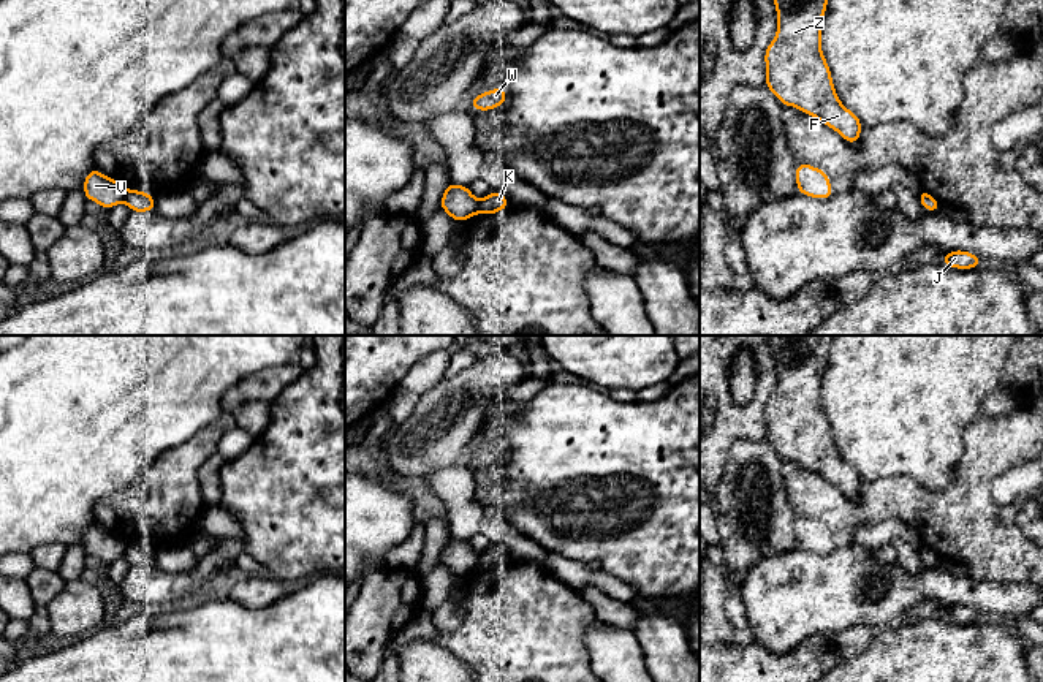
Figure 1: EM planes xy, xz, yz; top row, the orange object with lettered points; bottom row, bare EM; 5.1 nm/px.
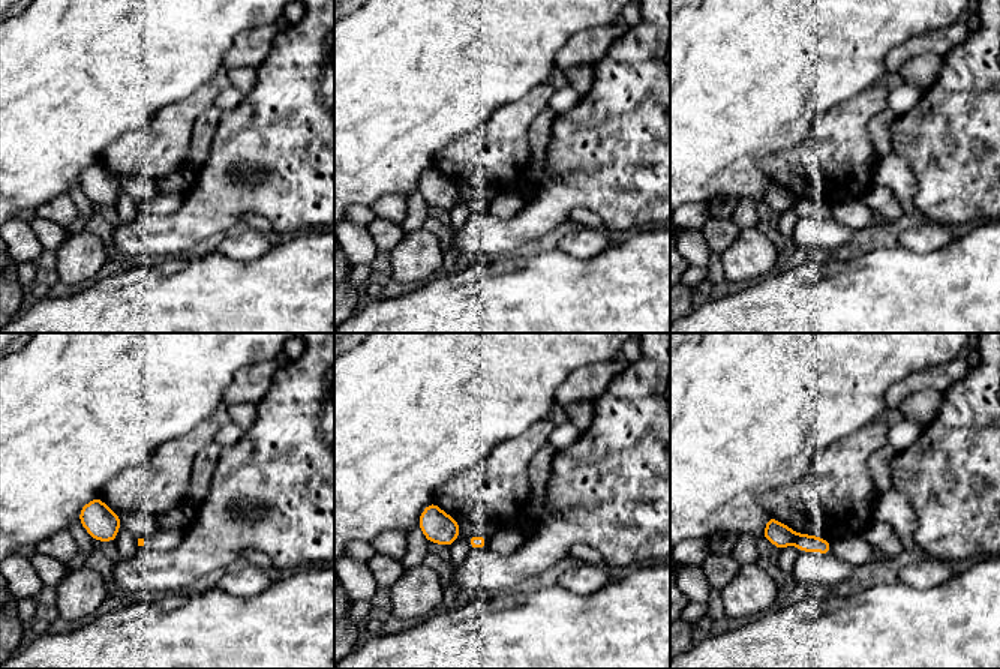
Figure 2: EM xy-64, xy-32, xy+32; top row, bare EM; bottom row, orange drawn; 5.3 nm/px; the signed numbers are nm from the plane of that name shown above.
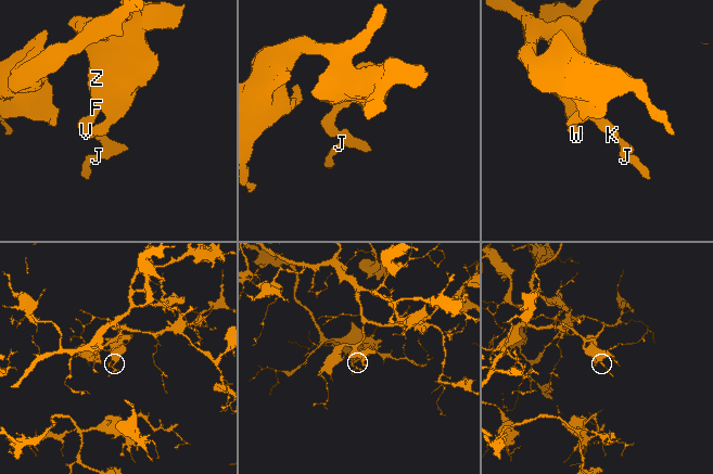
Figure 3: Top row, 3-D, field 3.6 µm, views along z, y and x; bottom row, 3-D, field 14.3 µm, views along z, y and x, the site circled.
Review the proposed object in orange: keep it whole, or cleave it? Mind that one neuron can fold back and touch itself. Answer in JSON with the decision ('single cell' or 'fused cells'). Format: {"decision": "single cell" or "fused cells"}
{"decision": "fused cells"}

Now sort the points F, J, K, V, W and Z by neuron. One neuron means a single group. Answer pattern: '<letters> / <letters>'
F V W Z / J K

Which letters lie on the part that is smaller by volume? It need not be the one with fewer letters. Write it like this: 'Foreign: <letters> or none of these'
Foreign: J, K

